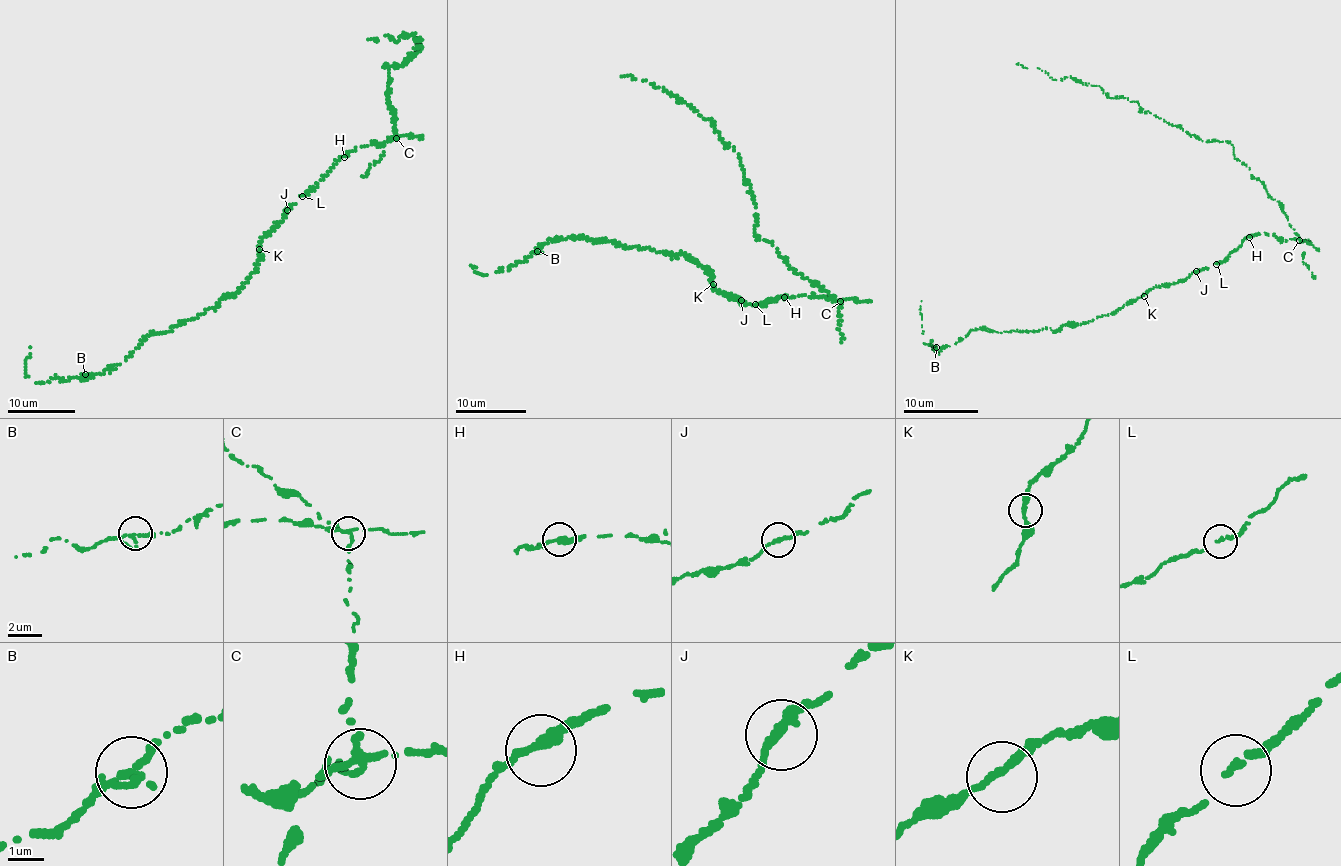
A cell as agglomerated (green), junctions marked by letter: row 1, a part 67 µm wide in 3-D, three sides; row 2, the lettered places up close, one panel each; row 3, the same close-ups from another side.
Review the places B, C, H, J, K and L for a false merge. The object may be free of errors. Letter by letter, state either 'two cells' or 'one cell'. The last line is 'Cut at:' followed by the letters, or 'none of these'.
B: one cell
C: two cells
H: one cell
J: one cell
K: one cell
L: one cell
Cut at: C

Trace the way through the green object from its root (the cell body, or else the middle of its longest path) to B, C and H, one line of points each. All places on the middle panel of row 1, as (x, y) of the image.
B: (754, 304), (717, 292), (709, 271), (685, 254), (579, 237), (547, 240), (537, 251)
C: (754, 304), (794, 296), (840, 301)
H: (754, 304), (784, 297)

